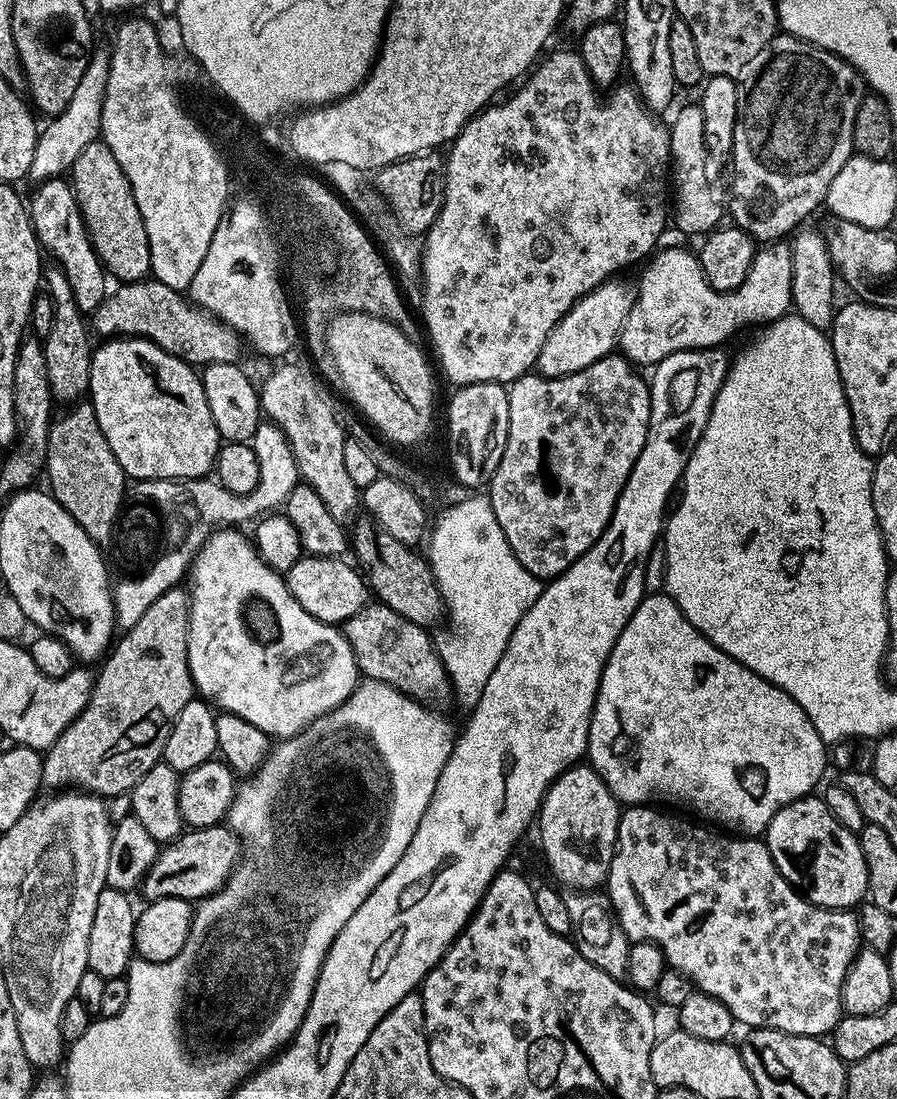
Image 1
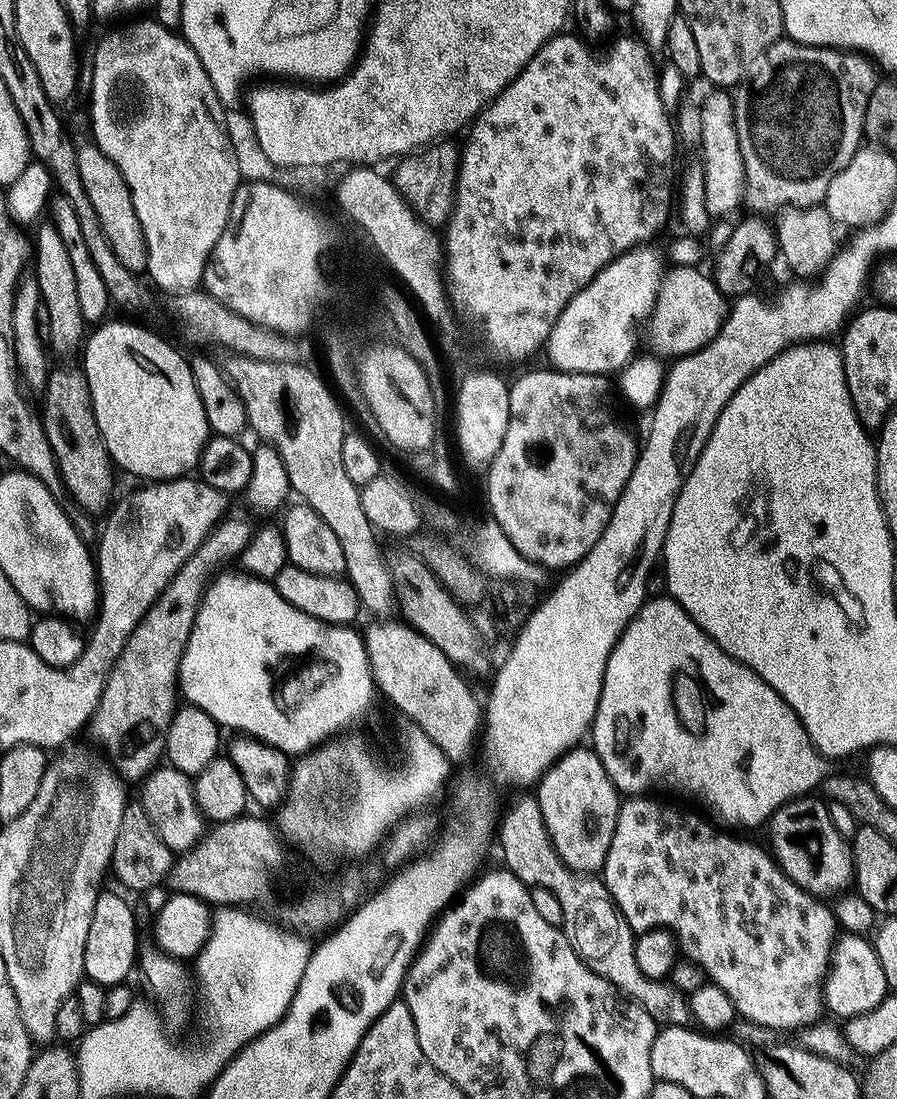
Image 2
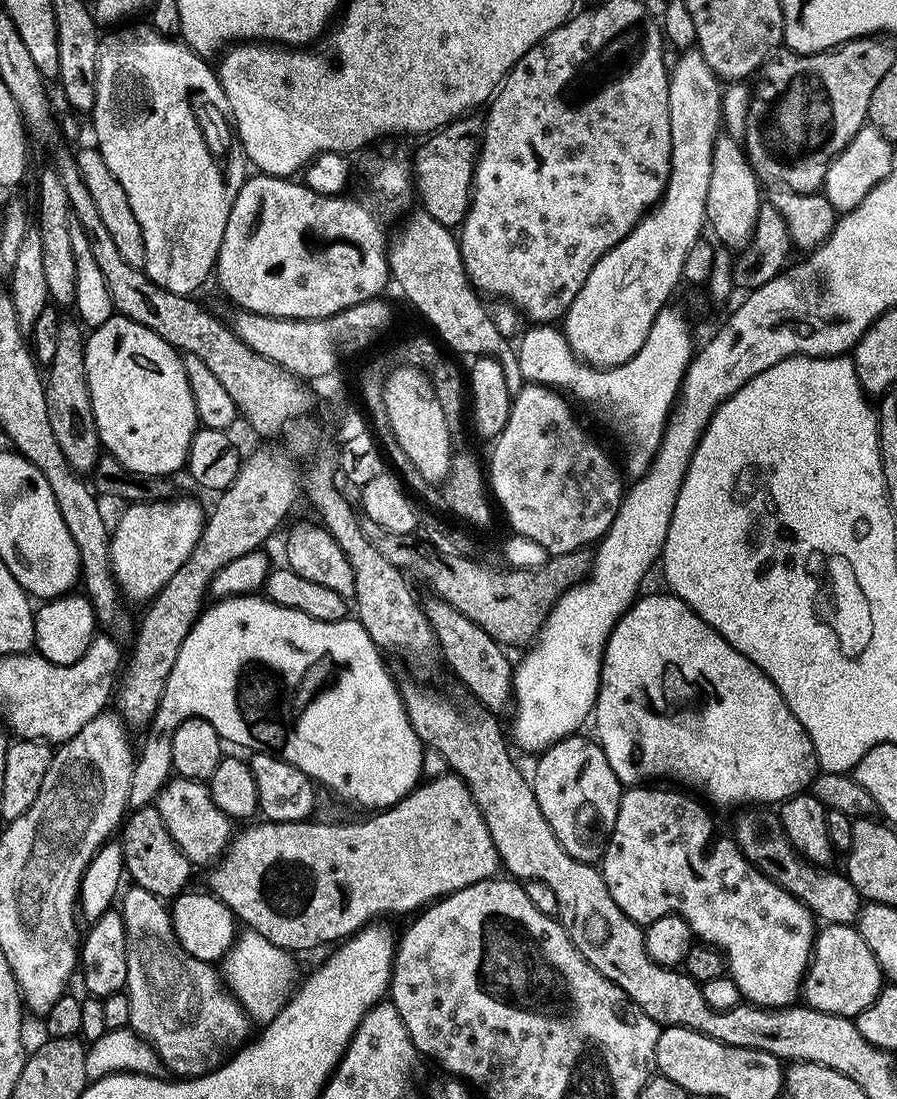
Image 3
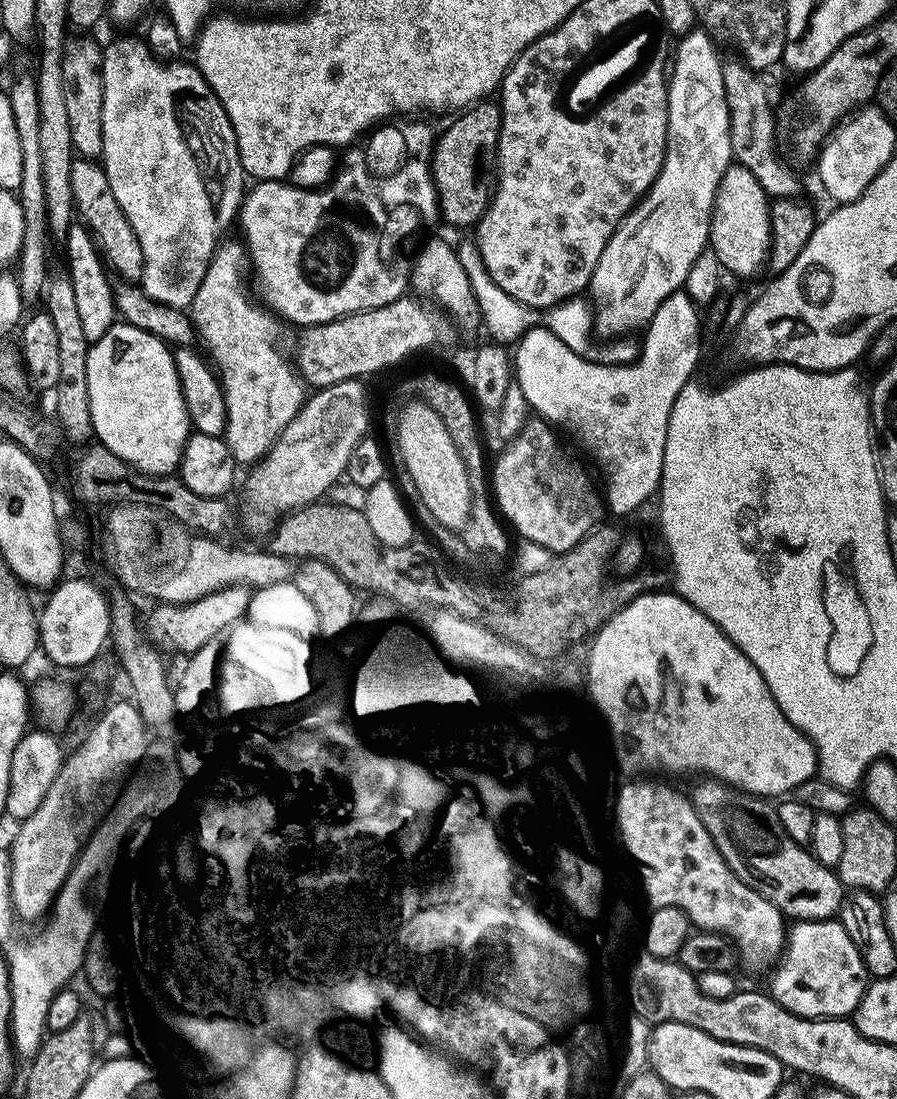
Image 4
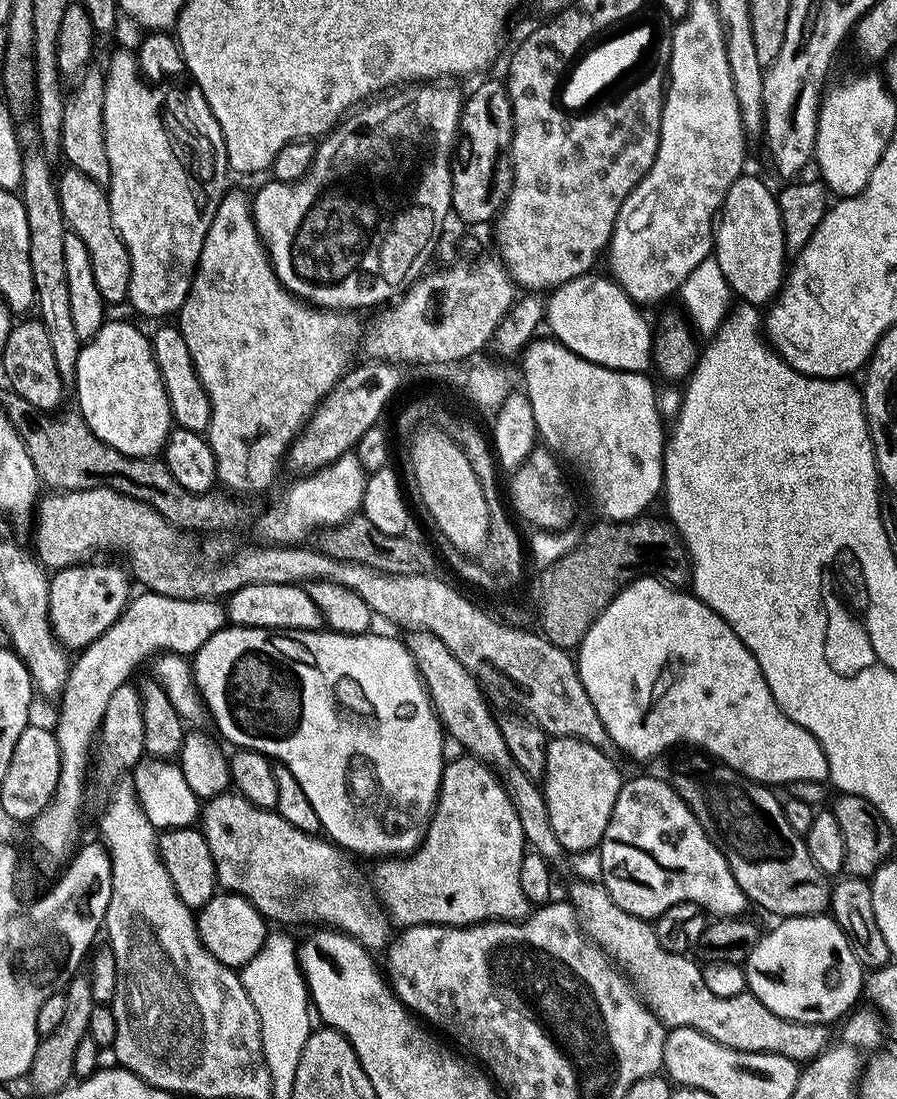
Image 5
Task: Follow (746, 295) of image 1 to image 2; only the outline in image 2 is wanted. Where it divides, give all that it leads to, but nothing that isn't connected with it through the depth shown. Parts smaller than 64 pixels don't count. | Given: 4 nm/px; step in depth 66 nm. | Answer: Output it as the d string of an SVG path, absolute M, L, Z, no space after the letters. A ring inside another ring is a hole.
M672 266L665 271L652 311L643 325L644 336L653 348L649 349L657 357L689 356L708 345L724 325L724 317L730 311L729 301L716 288L711 275L700 270L696 266Z

